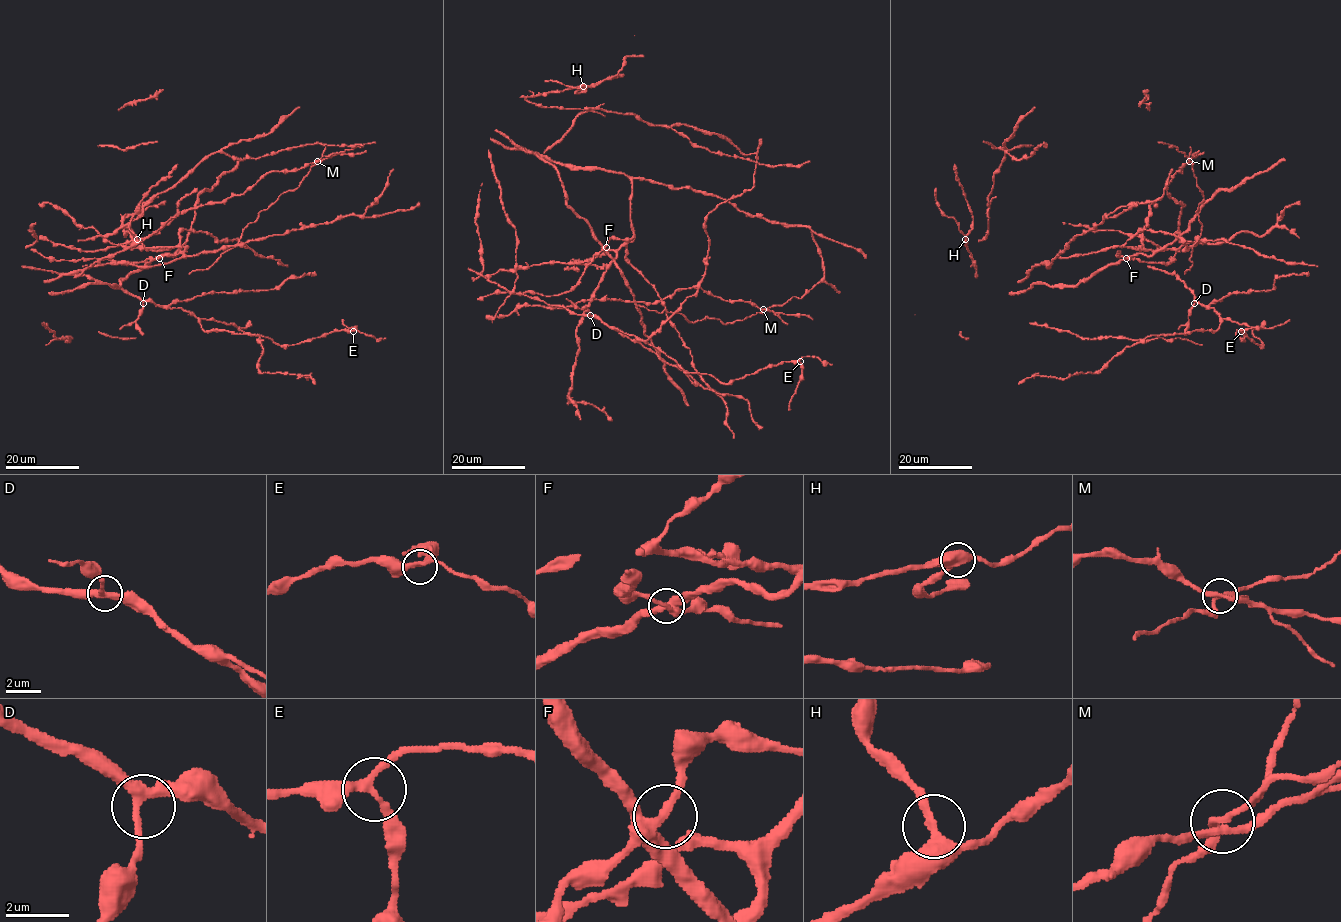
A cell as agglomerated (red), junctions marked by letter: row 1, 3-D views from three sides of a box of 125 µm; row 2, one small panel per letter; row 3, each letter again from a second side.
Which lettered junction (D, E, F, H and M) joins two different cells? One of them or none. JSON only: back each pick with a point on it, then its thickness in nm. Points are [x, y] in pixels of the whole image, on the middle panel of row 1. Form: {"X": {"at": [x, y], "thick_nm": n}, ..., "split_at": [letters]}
{"M": {"at": [763, 309], "thick_nm": 240}, "split_at": ["M"]}

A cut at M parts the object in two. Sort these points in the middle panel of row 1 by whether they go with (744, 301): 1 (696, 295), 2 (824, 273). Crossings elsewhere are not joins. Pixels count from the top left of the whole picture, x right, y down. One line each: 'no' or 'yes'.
1: yes
2: yes

